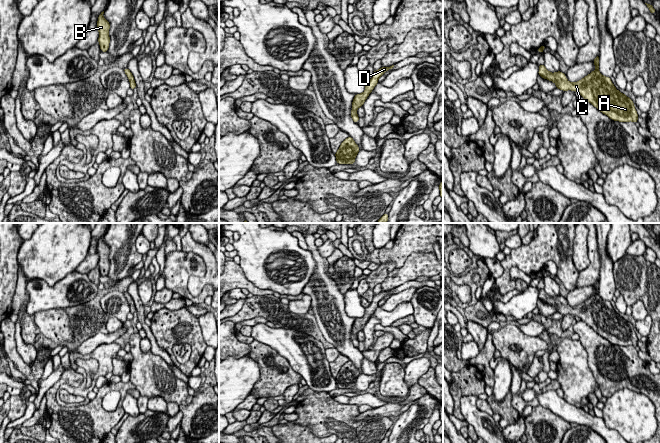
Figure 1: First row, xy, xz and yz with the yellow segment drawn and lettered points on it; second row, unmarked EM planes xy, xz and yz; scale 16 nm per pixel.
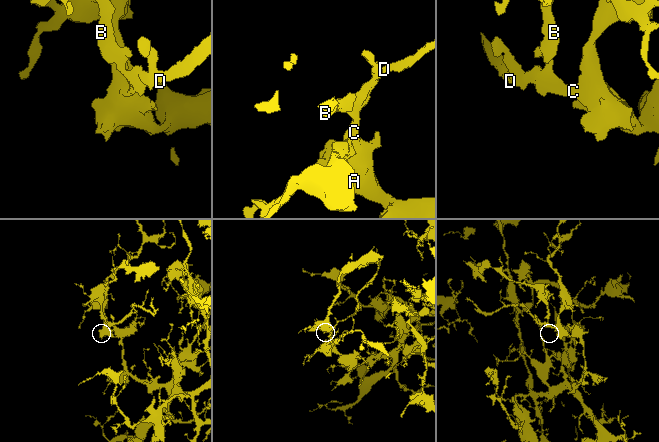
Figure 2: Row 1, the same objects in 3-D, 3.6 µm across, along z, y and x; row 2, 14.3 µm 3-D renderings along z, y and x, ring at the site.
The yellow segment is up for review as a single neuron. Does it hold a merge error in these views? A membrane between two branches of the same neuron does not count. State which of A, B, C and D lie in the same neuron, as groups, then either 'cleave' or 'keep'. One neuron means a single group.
groups A B C D; keep

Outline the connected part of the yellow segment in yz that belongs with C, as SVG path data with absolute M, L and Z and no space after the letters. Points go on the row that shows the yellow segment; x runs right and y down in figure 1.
M599 57L594 60L595 71L571 83L561 71L551 73L545 65L538 65L538 75L556 84L562 91L572 90L578 92L584 99L607 115L611 120L619 122L638 121L638 114L633 101L625 94L617 90L610 77L603 76L599 72Z

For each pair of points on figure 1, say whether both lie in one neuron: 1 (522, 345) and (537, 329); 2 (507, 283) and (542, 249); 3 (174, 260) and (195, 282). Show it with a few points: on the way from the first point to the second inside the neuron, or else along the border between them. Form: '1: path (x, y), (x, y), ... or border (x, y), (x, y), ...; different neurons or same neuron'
1: border (518, 327), (526, 334), (538, 337); different neurons
2: path (507, 270), (507, 267), (517, 257), (529, 257); same neuron
3: border (194, 253), (195, 297); different neurons

